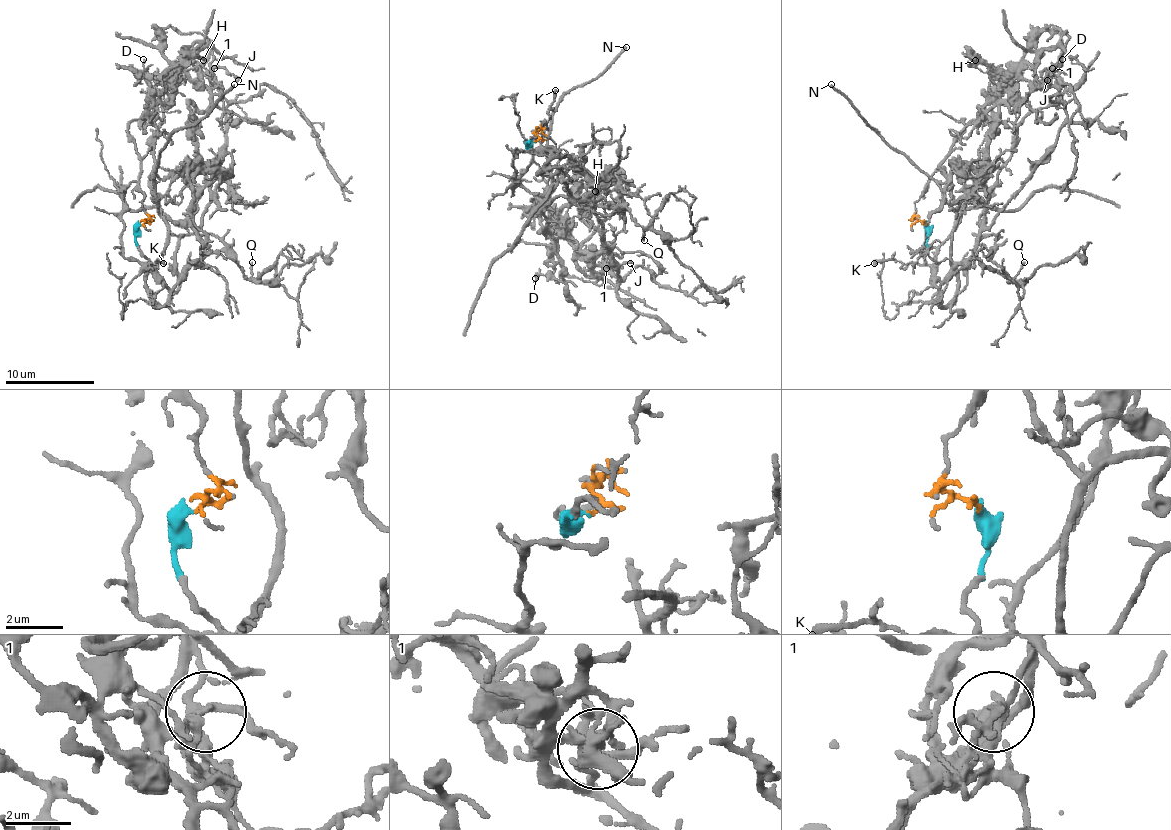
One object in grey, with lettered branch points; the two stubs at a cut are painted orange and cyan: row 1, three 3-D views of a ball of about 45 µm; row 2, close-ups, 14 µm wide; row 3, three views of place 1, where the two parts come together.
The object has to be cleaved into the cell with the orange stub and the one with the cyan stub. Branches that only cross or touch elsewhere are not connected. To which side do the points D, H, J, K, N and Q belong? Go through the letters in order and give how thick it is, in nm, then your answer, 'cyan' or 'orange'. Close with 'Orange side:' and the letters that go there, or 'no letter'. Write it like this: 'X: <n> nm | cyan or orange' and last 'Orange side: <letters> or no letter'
D: 130 nm | cyan
H: 260 nm | orange
J: 160 nm | orange
K: 240 nm | cyan
N: 200 nm | cyan
Q: 140 nm | cyan
Orange side: H, J

